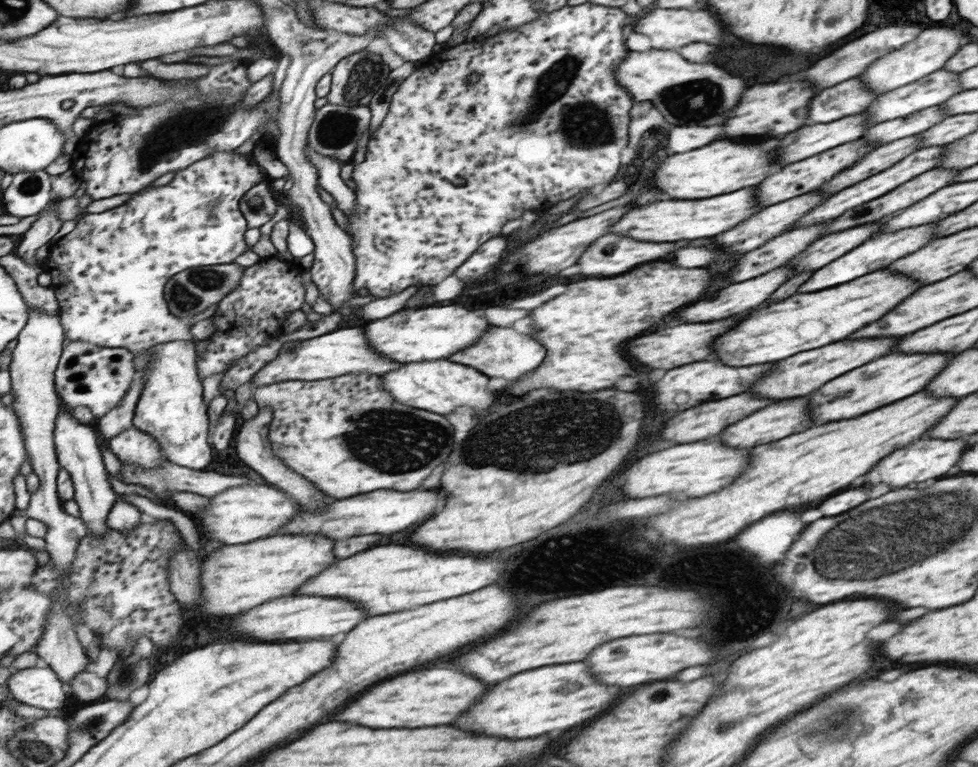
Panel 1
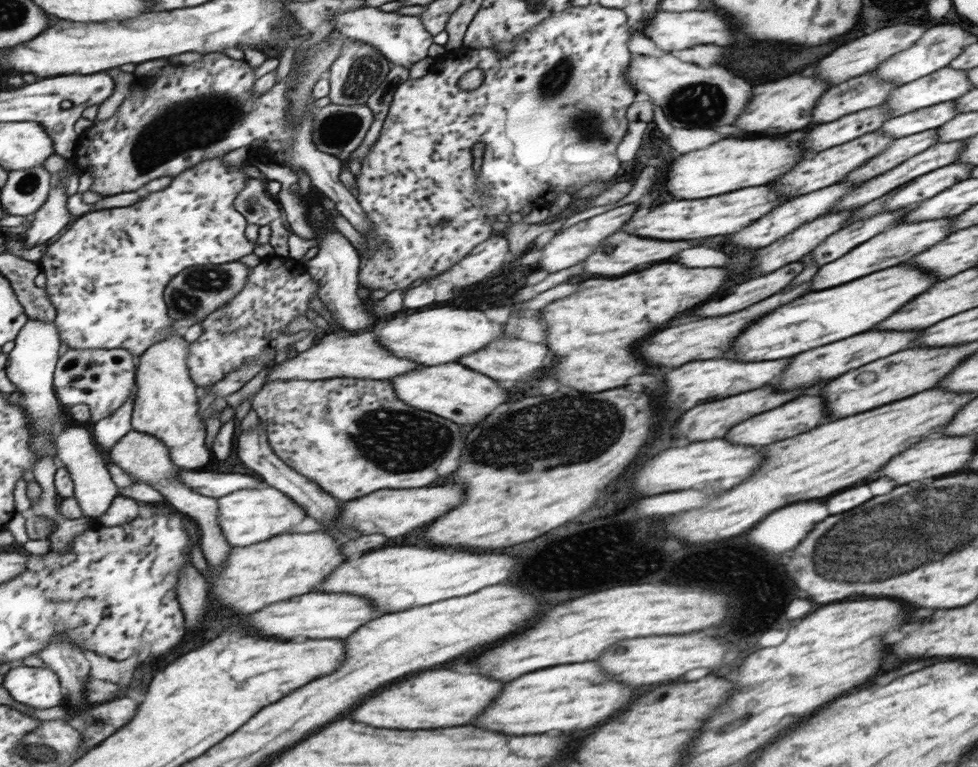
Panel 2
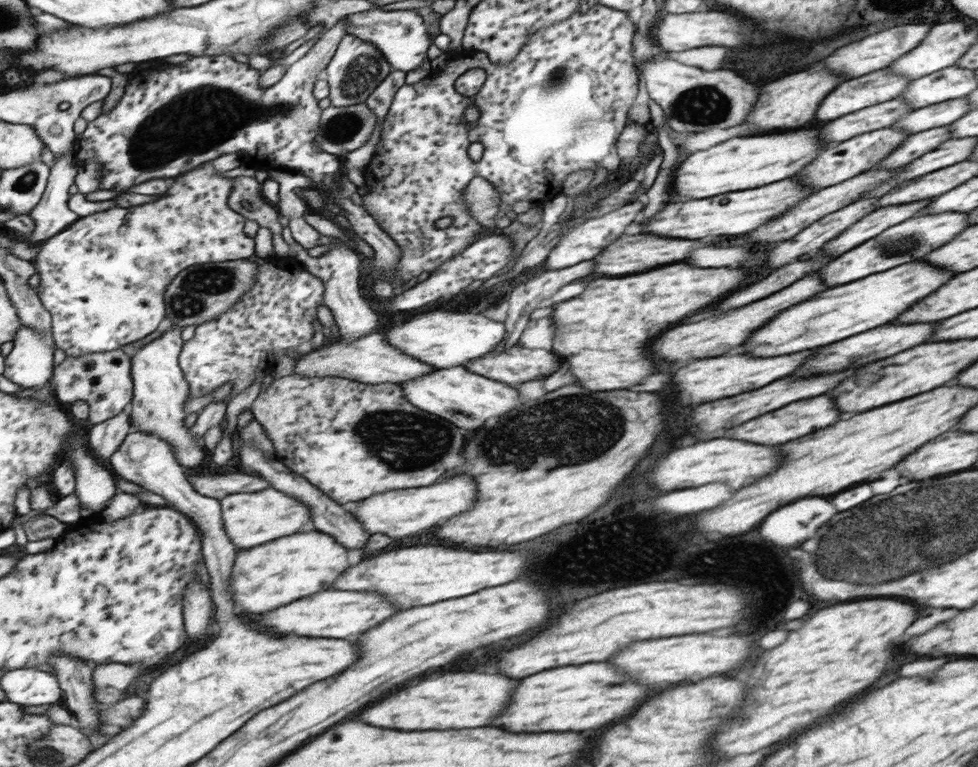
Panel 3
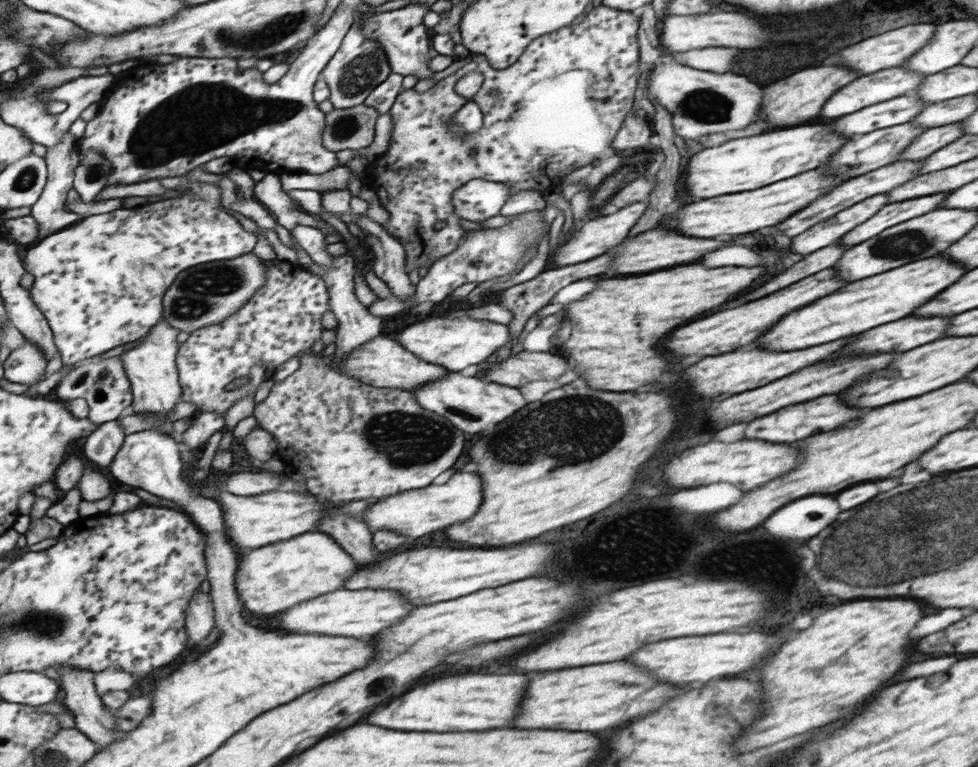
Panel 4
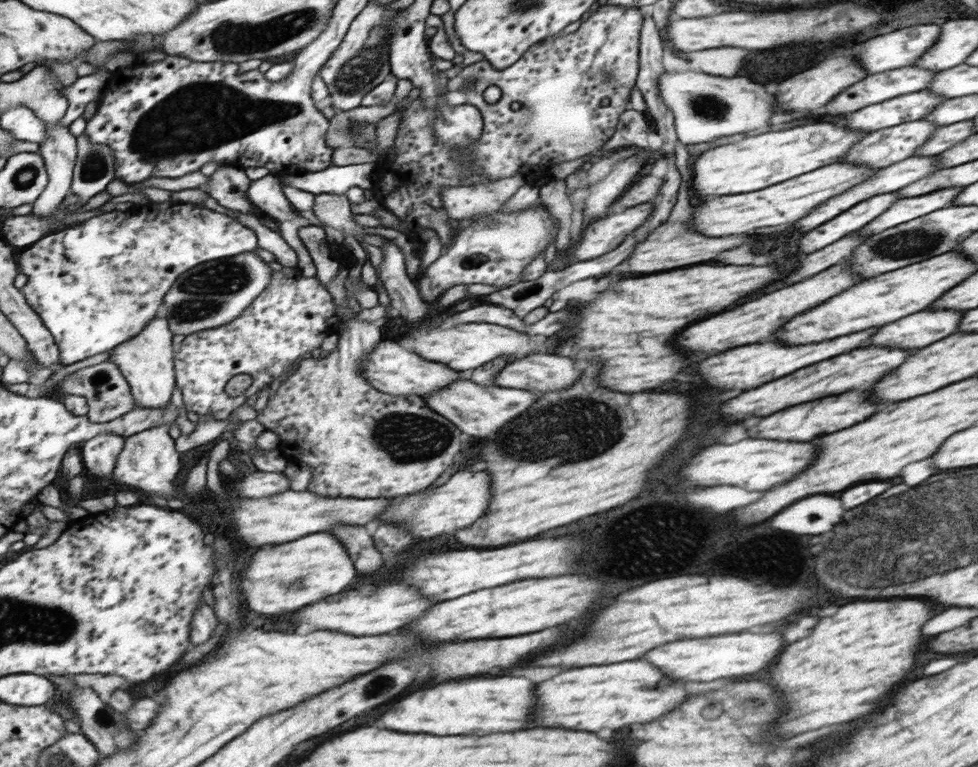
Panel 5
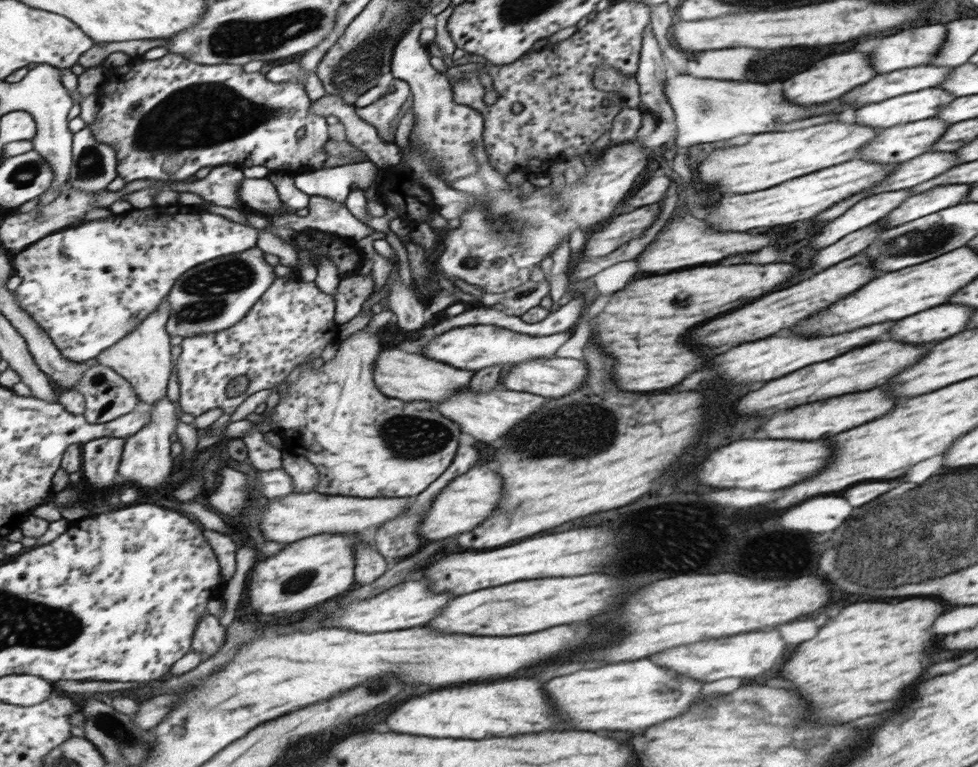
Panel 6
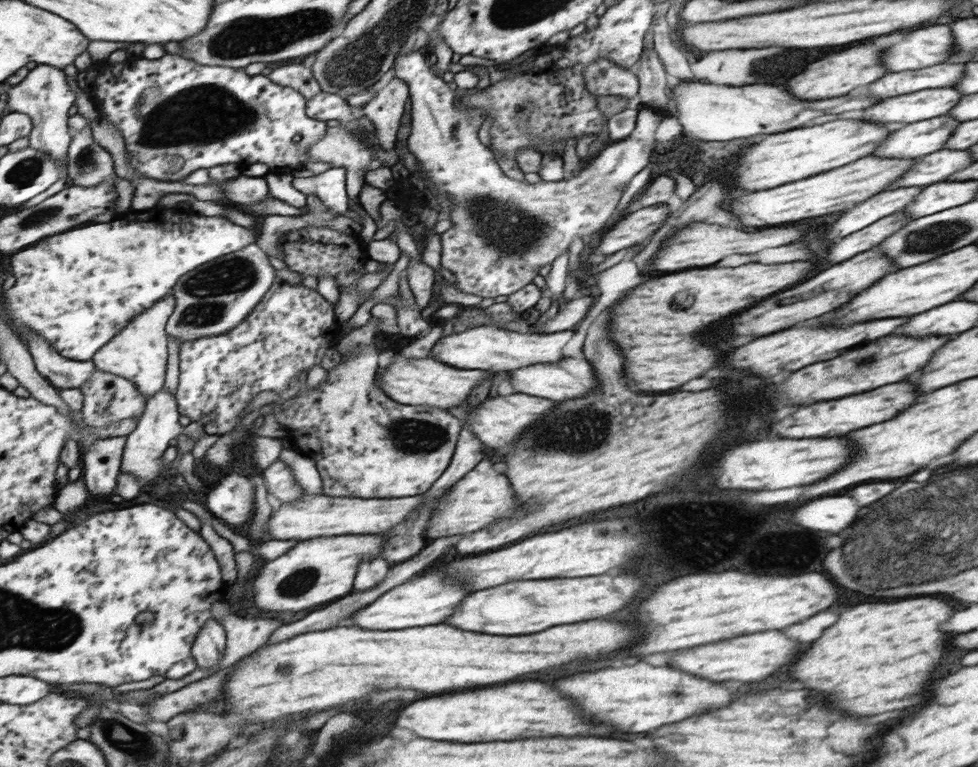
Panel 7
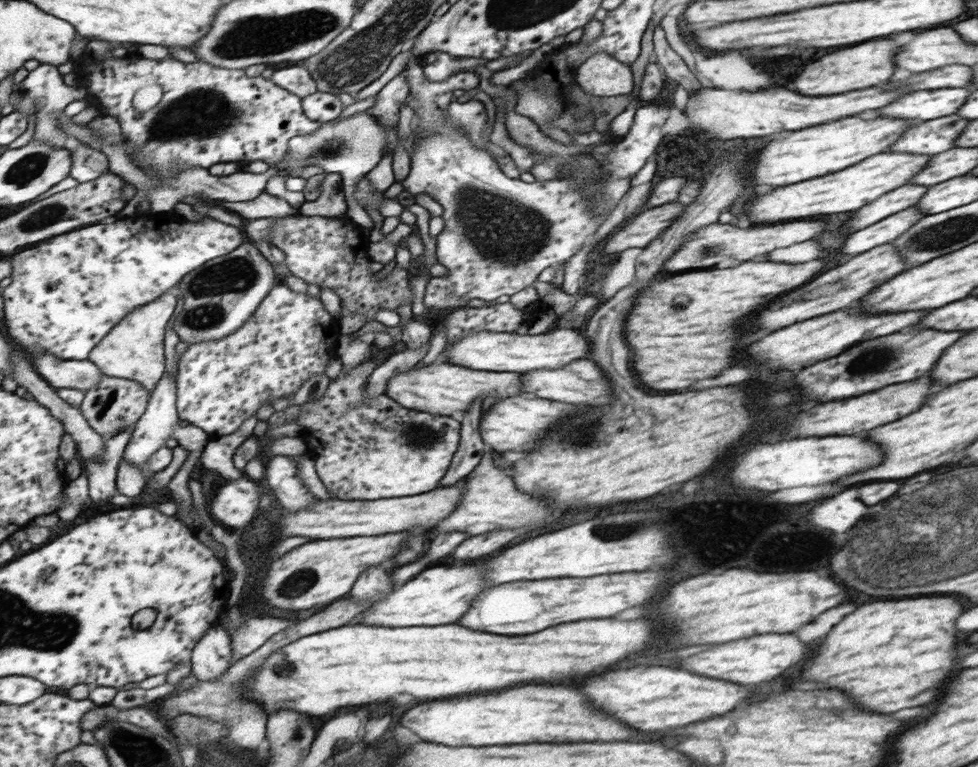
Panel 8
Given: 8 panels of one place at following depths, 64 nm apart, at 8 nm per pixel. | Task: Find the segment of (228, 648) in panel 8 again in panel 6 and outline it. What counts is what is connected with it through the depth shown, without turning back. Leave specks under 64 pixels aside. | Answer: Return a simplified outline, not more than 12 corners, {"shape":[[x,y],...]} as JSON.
{"shape":[[218,616],[198,625],[193,650],[202,660],[216,657],[226,644],[226,628]]}

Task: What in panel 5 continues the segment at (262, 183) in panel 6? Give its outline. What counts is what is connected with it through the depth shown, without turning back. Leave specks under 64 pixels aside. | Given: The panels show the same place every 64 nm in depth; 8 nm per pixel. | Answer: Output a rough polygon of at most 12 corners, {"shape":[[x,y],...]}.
{"shape":[[277,174],[252,182],[247,198],[280,224],[296,250],[295,271],[318,276],[300,228],[312,223]]}

